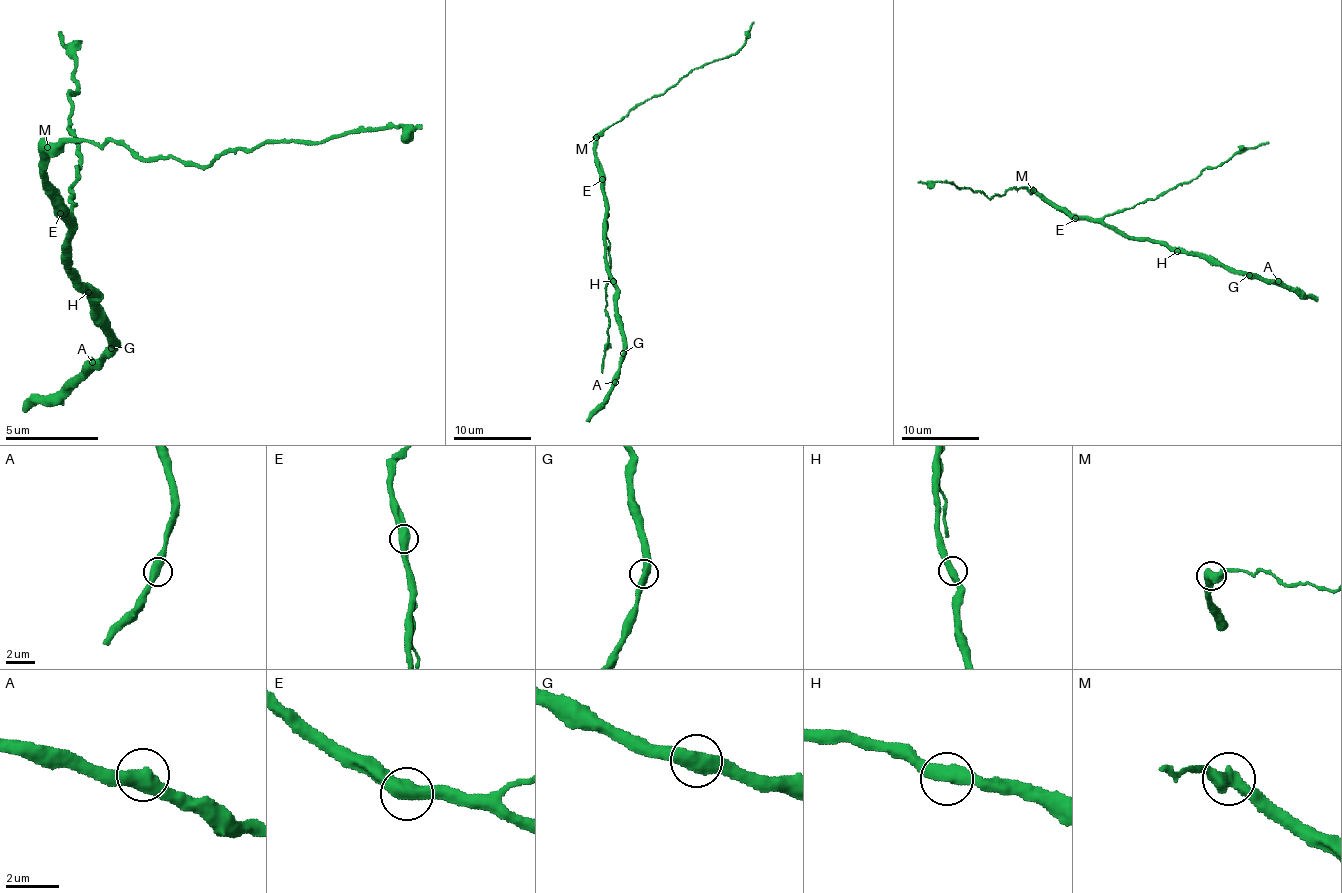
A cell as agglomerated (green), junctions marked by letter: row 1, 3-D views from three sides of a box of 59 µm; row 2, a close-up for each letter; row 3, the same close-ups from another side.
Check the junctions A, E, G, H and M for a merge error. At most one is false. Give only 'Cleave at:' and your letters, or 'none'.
Cleave at: M

